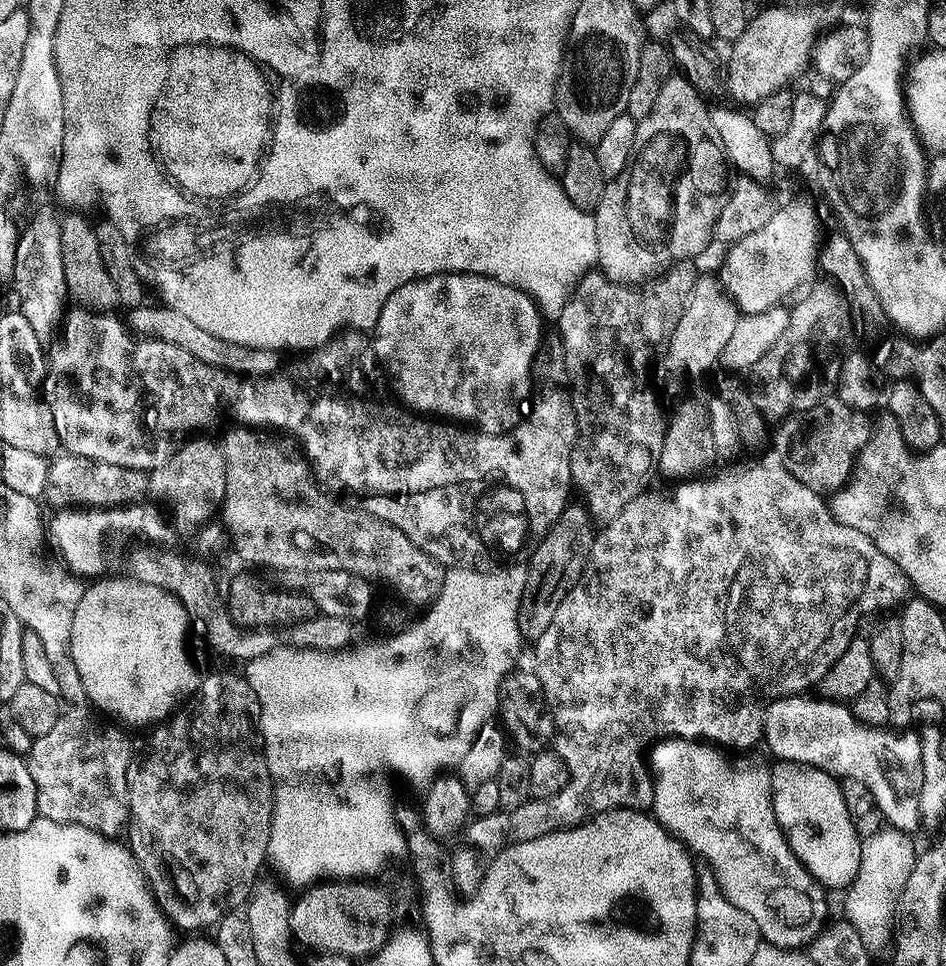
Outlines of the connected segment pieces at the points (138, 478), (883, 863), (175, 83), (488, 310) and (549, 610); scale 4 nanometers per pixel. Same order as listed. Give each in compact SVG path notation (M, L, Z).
M64 452L49 463L44 498L57 509L120 506L143 499L149 493L149 478L149 473L134 470L132 467L98 463L96 460L84 459L81 456Z
M885 826L878 834L867 837L860 846L860 865L858 874L852 879L847 889L848 897L844 900L844 908L848 911L846 920L855 925L861 938L869 949L875 950L879 944L884 944L893 939L894 925L898 920L898 894L903 893L909 887L912 879L912 872L918 866L916 860L916 848L912 845L913 837L907 832L900 832L897 828Z
M183 44L172 53L164 89L156 100L150 139L159 163L181 192L200 202L227 202L239 196L259 176L262 161L274 146L274 88L268 85L267 79L261 65L235 48Z
M439 272L436 276L424 276L421 280L411 280L406 286L392 289L392 293L384 298L382 310L378 312L378 322L371 341L372 348L376 351L376 358L390 381L391 391L405 409L428 418L436 417L448 422L459 422L461 425L471 426L475 431L485 432L491 436L502 436L521 423L522 412L520 416L519 410L516 409L516 387L532 372L532 364L536 361L536 354L540 351L542 337L545 335L543 322L545 323L535 300L527 296L521 288L473 272Z
M570 502L554 521L547 536L535 545L537 548L532 556L532 564L527 565L526 590L522 590L522 602L518 614L520 635L525 641L540 640L542 634L550 630L550 622L554 622L554 614L558 606L562 606L562 598L566 598L566 594L574 590L581 574L584 573L588 555L592 552L593 539L594 524L588 515L588 509L583 503Z

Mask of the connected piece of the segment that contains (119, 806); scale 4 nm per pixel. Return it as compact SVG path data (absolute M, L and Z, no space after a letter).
M70 706L64 711L61 711L60 716L55 720L54 726L41 736L35 737L32 746L27 752L26 763L30 770L30 778L34 778L34 786L36 787L36 810L41 819L48 821L62 822L63 824L78 824L84 825L87 828L94 829L96 832L102 833L109 838L117 837L120 830L127 825L129 821L129 786L128 772L131 753L133 751L133 743L122 732L124 731L119 725L104 721L95 711L92 711L86 706Z

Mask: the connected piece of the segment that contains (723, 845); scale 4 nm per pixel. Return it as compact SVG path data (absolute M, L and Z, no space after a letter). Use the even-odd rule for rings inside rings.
M660 738L653 744L656 745L652 748L652 760L650 756L650 772L654 777L651 811L656 821L675 836L693 857L704 859L703 863L716 875L726 899L756 920L764 942L789 950L800 950L810 945L825 927L828 900L824 897L825 889L816 883L805 870L804 863L790 850L780 828L772 805L769 765L747 760L744 754L737 755L740 756L737 760L731 760L727 751L708 742Z

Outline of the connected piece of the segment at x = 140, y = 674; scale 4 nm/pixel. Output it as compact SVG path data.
M137 578L104 579L97 579L85 587L82 602L78 602L78 610L74 610L72 657L74 666L78 666L82 686L88 695L87 703L105 717L124 726L127 726L126 724L152 726L157 722L163 722L177 711L178 705L185 697L200 686L201 677L196 676L192 656L188 653L188 632L190 633L188 612L180 599L164 588L145 584L143 580Z

